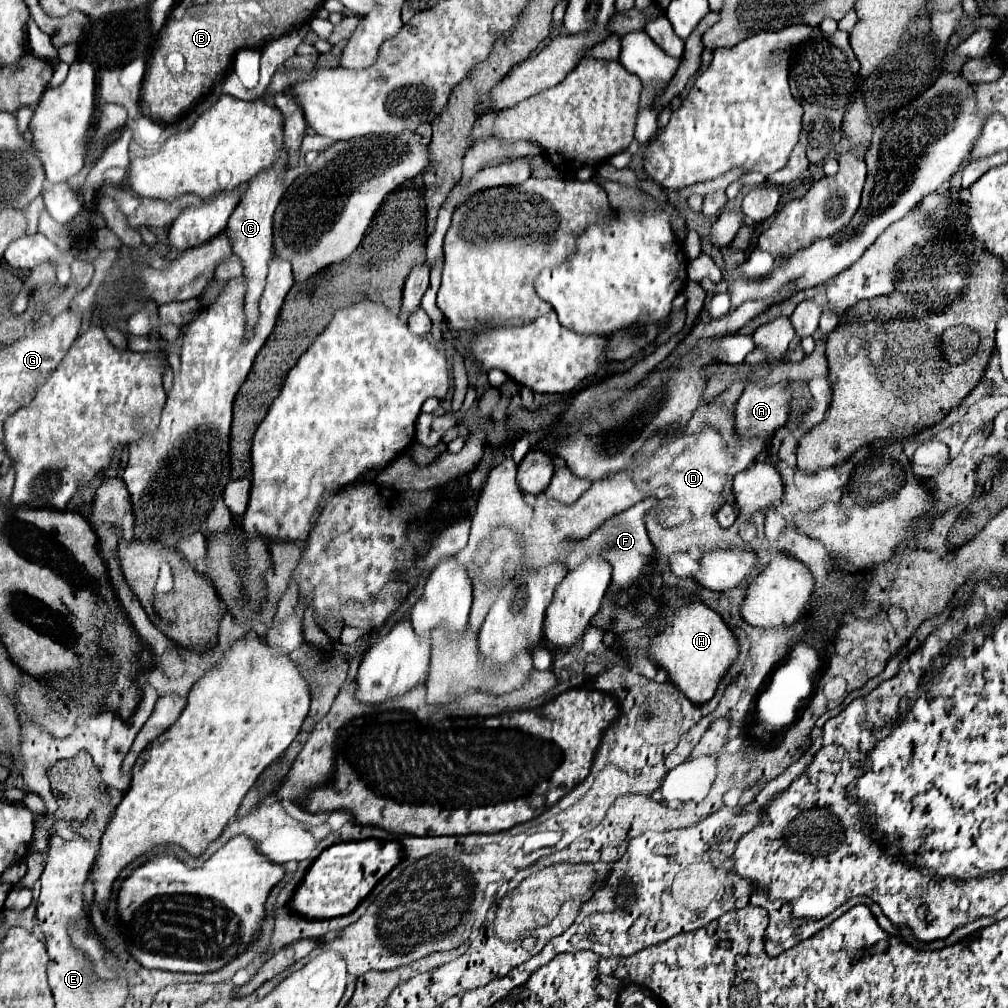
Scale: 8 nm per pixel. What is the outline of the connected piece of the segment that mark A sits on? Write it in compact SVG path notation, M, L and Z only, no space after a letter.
M748 381L736 405L736 431L742 437L770 437L788 419L792 403L790 381L758 385Z

